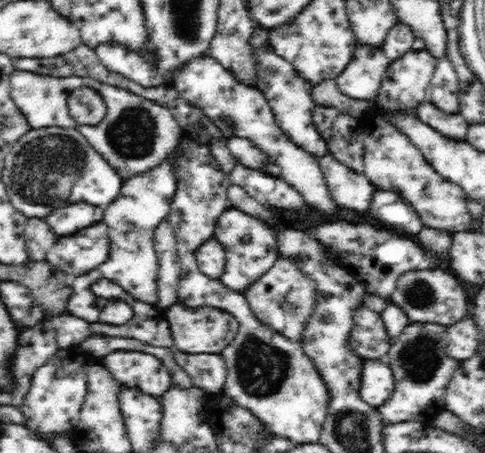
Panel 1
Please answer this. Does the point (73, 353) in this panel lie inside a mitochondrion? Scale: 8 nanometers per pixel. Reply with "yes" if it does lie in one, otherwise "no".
no

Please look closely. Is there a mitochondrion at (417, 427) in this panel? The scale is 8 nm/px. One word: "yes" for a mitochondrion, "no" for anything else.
no

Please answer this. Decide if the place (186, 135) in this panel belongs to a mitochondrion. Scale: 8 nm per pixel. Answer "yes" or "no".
no

